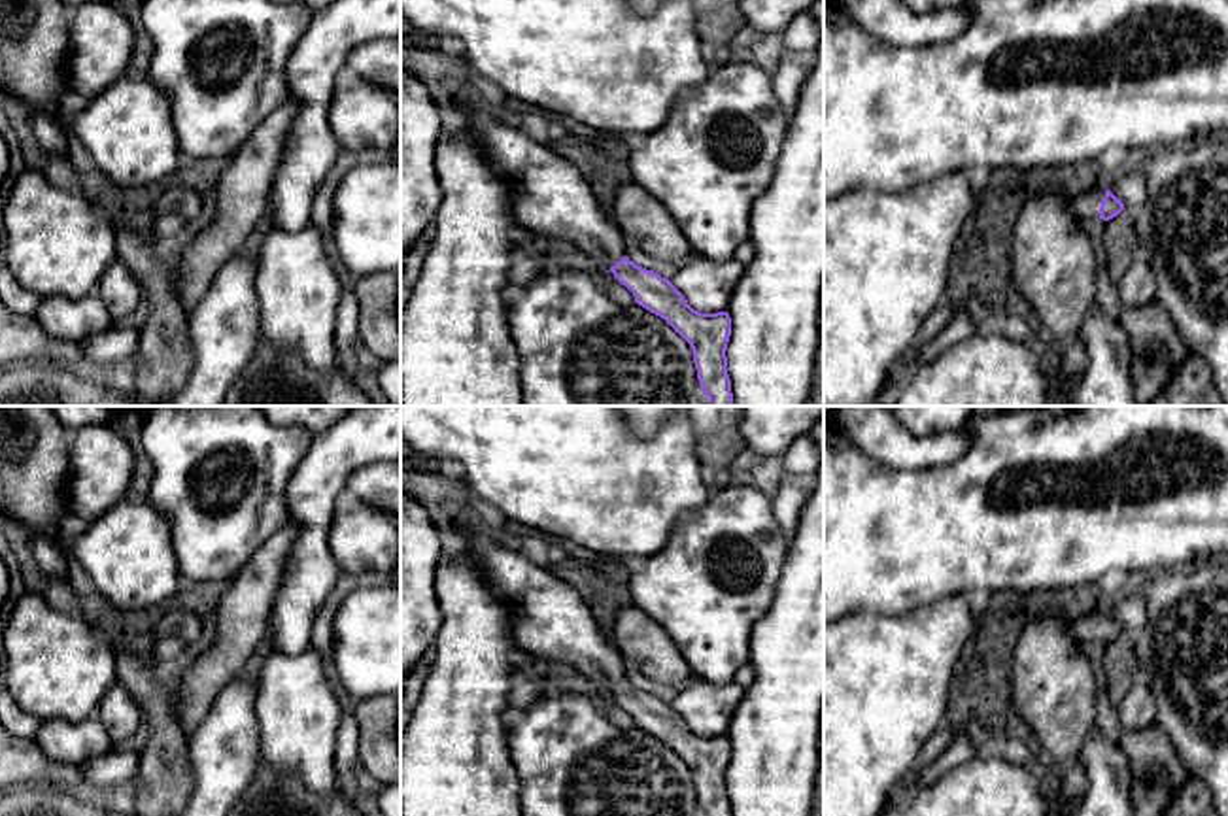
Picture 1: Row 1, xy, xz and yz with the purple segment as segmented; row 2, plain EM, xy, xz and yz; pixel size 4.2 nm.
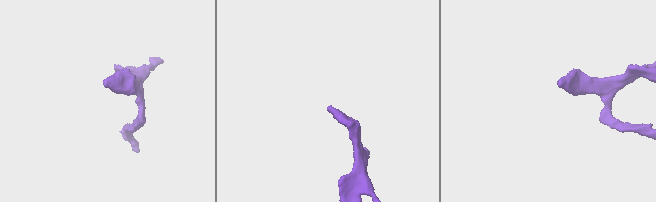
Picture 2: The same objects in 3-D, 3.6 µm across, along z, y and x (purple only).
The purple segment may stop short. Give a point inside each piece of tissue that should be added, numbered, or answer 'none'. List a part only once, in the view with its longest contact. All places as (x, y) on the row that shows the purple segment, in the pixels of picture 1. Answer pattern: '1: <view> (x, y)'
1: yz (1083, 206)

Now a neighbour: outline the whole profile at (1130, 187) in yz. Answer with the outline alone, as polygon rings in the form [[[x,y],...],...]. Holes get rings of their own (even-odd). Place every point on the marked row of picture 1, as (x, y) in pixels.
[[[1137,168],[1117,176],[1109,191],[1122,200],[1126,213],[1135,219],[1147,200],[1145,174]]]

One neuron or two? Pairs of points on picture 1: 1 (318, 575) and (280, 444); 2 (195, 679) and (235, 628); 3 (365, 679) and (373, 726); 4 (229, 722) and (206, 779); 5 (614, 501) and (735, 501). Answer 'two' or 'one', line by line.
1: two
2: one
3: two
4: one
5: two

